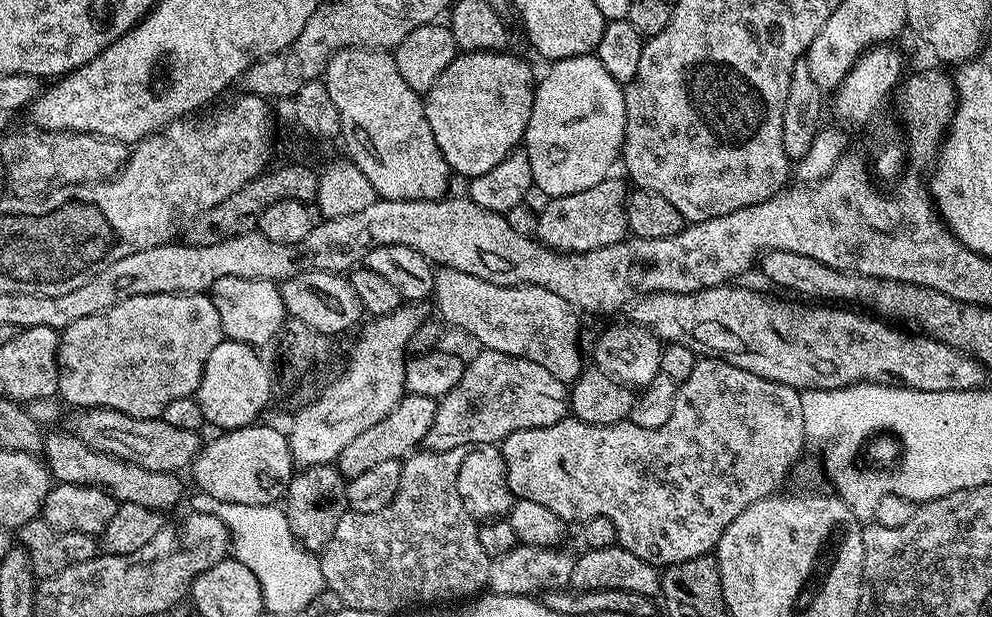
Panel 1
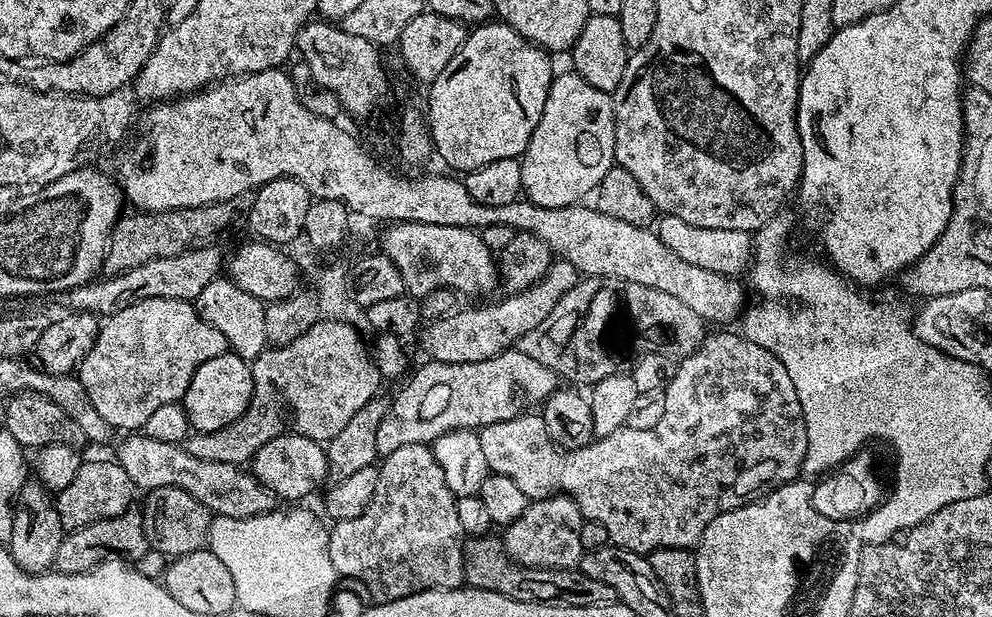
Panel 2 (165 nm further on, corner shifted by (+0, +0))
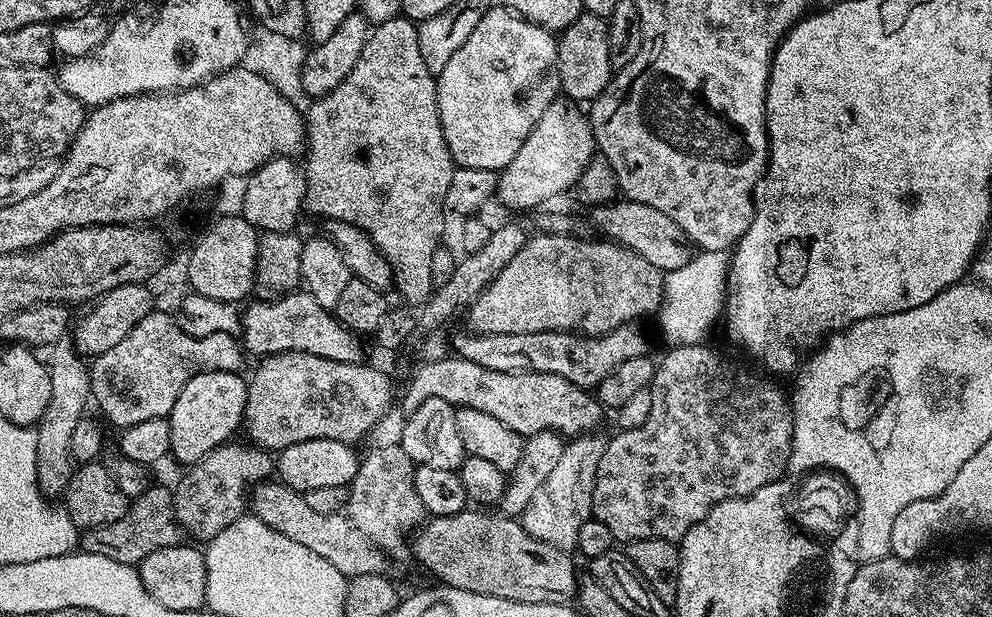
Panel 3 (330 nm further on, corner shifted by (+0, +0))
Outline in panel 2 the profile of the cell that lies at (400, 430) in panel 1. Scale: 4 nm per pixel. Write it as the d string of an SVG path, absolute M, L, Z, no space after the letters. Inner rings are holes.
M515 350L503 352L494 358L486 358L486 362L462 362L461 364L447 364L437 360L424 362L424 365L416 373L414 372L403 381L404 389L396 397L391 397L388 413L382 418L382 426L378 426L377 457L383 458L394 454L394 450L399 450L401 446L431 445L433 440L456 428L479 430L488 424L509 420L521 411L520 392L528 400L543 402L558 387L556 373L542 366L542 362L534 362L534 358L526 358L526 354Z

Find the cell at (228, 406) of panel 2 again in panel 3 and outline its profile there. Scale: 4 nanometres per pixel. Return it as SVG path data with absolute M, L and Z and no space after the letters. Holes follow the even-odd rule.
M203 372L186 386L182 386L182 394L178 394L178 402L174 402L166 419L170 426L170 452L177 456L184 466L196 464L210 450L220 444L227 444L244 423L244 411L248 401L248 382L240 372Z

